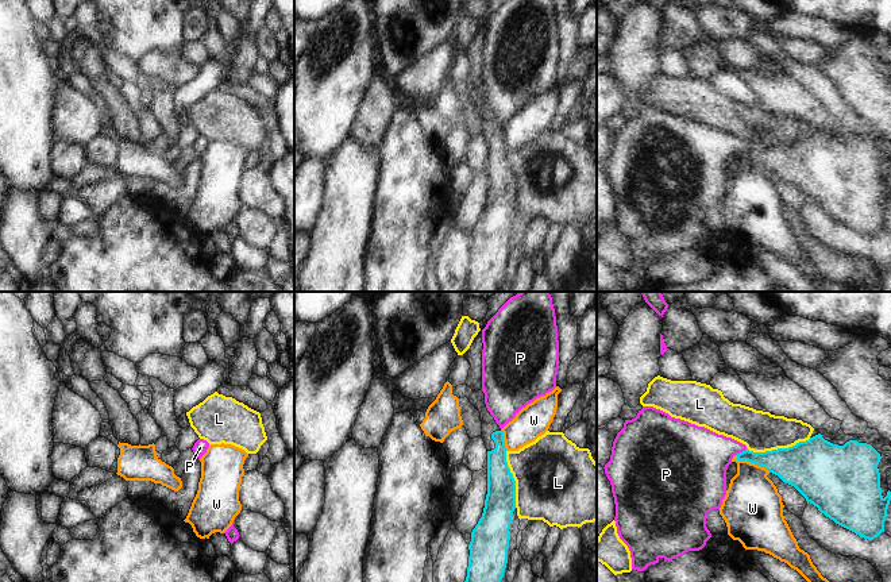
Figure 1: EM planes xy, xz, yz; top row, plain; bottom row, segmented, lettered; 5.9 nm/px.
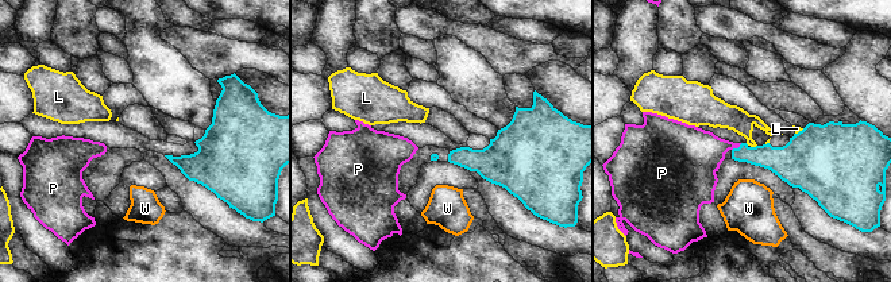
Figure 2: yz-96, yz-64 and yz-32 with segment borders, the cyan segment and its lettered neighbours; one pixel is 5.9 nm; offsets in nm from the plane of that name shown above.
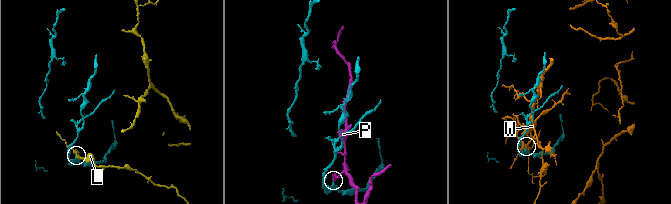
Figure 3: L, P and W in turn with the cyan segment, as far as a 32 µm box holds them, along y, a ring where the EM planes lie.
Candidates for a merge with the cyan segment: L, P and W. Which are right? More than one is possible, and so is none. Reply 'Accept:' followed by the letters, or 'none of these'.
Accept: none of these.

